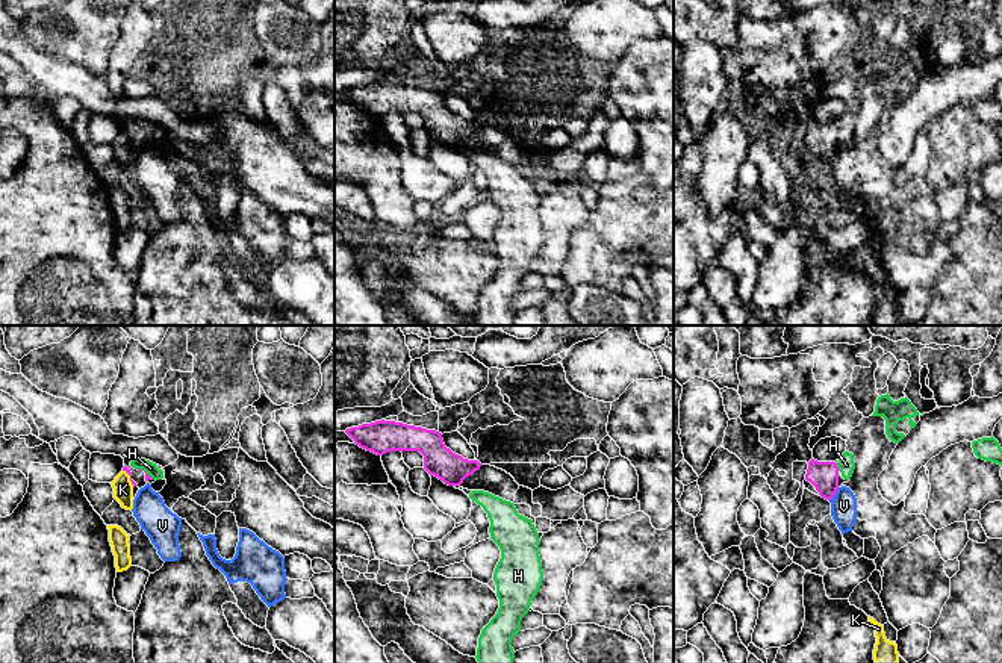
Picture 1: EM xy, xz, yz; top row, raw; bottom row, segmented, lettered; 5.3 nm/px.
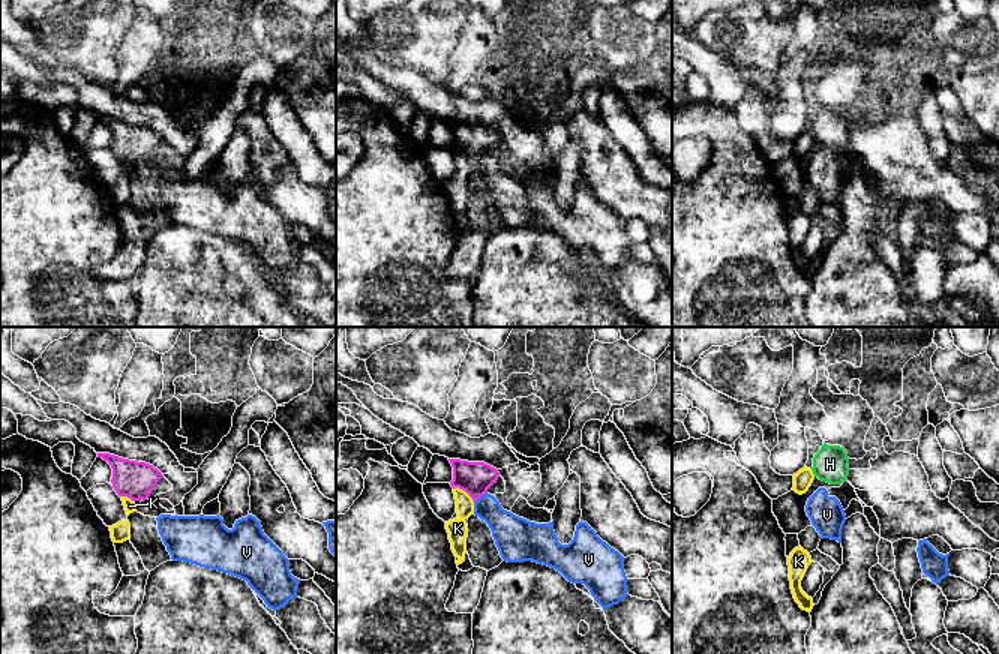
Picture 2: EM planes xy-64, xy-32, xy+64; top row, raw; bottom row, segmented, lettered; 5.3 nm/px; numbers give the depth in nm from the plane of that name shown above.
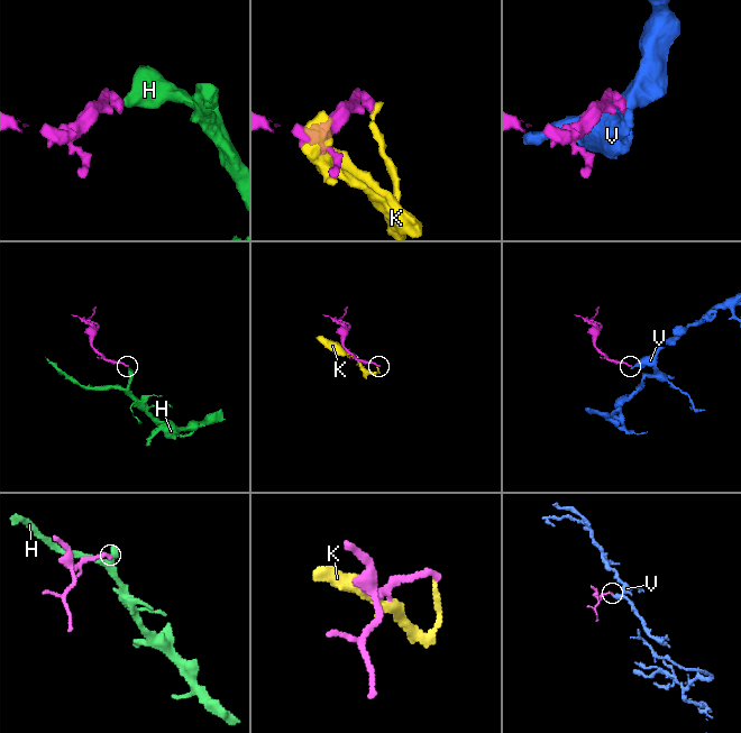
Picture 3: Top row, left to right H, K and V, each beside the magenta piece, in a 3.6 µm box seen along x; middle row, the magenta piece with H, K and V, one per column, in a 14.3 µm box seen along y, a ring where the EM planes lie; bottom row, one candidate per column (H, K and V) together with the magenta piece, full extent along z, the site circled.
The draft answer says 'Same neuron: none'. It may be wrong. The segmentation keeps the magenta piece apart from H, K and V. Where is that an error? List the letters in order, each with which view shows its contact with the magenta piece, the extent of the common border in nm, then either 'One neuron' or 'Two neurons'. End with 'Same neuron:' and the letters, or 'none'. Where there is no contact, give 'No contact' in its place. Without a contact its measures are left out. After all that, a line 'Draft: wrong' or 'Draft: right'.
H: Touches magenta in yz. Shared border 50 nm. One neuron
K: Touches magenta in xy. Shared border 110 nm. Two neurons
V: Touches magenta in yz. Shared border 90 nm. Two neurons
Same neuron: H
Draft: wrong

